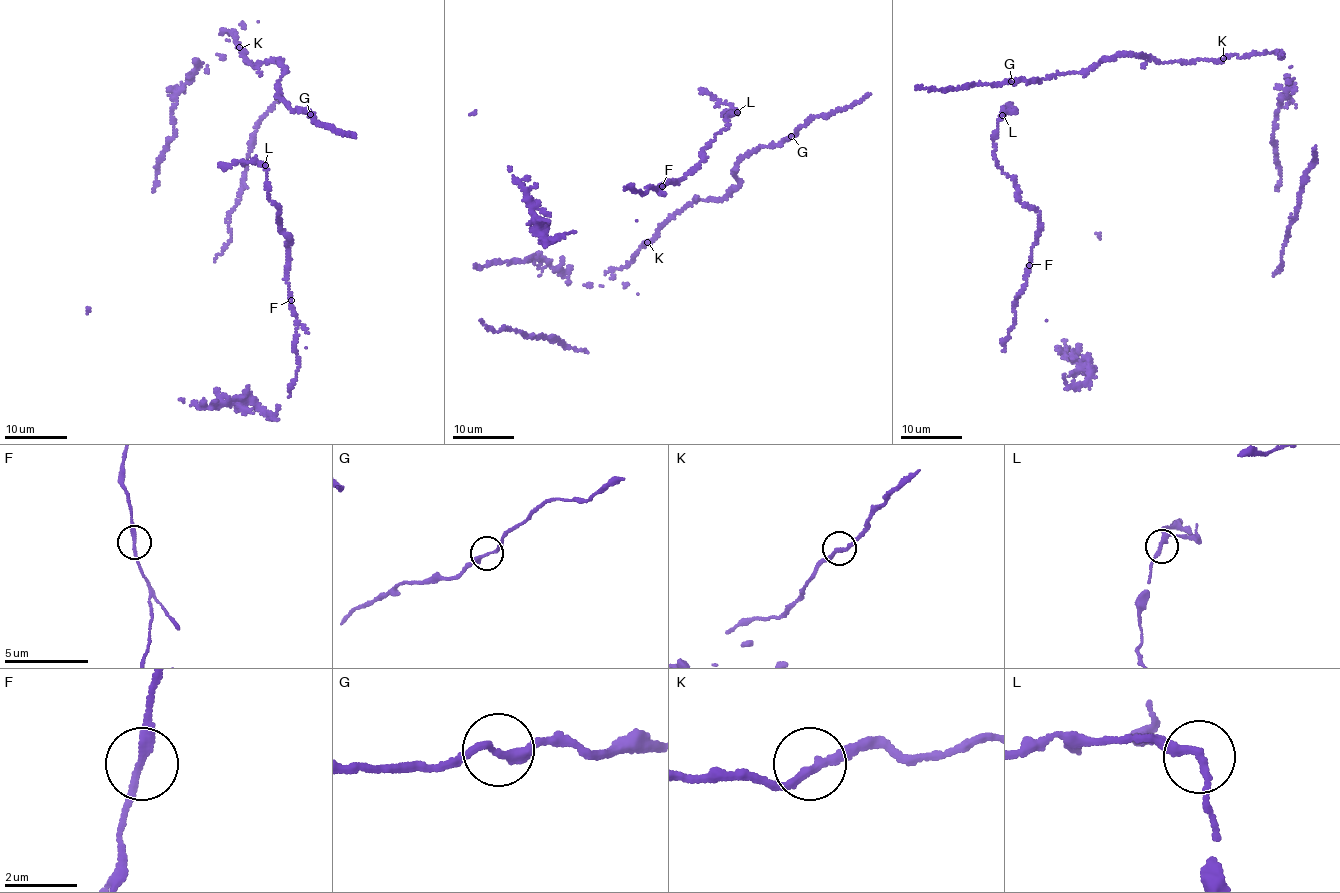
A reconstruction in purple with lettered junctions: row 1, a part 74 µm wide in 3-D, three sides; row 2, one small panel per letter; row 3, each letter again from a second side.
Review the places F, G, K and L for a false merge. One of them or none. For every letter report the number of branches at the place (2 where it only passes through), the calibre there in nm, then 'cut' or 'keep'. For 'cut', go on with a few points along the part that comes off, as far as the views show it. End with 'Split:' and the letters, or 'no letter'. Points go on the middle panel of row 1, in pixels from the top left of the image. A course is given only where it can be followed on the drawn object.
F: 2 branches meet; 240 nm thick; keep
G: 2 branches meet; 240 nm thick; keep
K: 2 branches meet; 240 nm thick; keep
L: 2 branches meet; 240 nm thick; keep
Split: no letter

